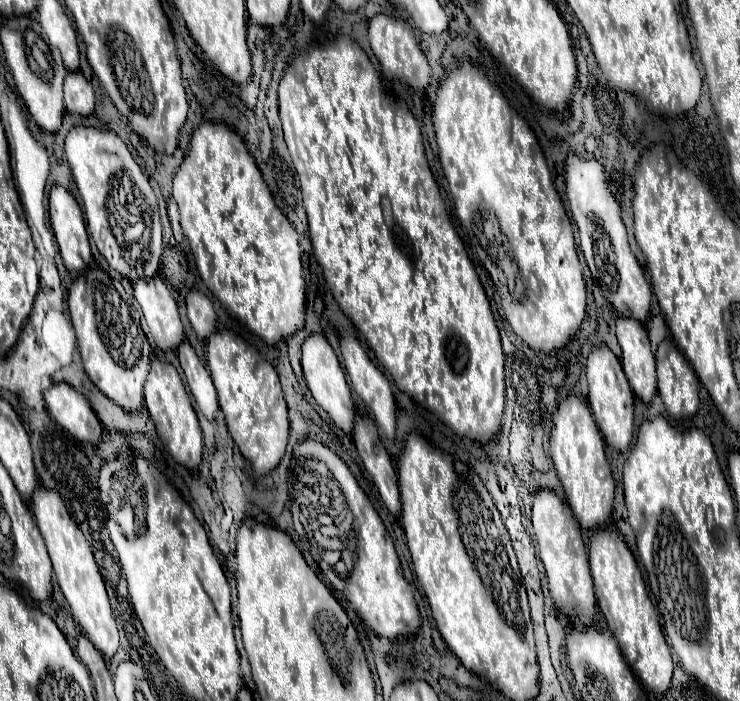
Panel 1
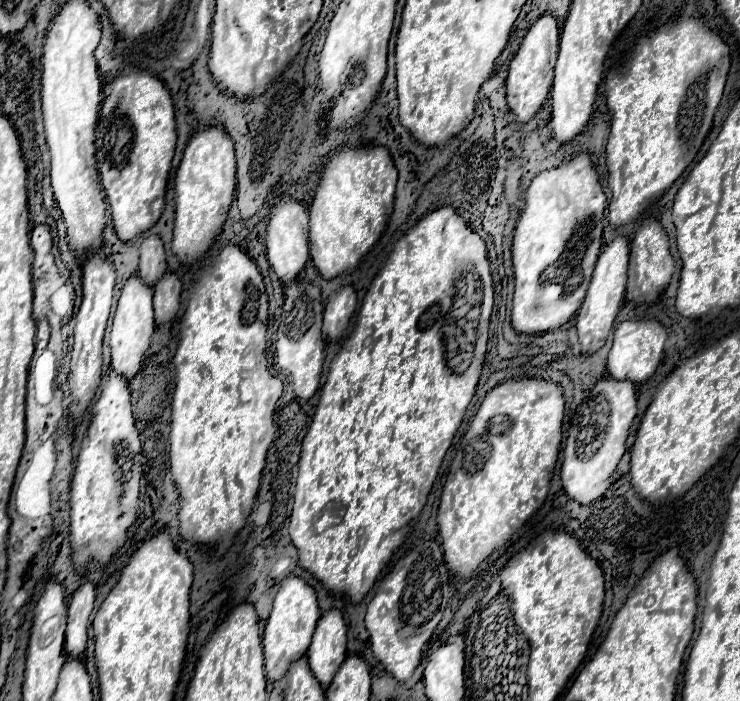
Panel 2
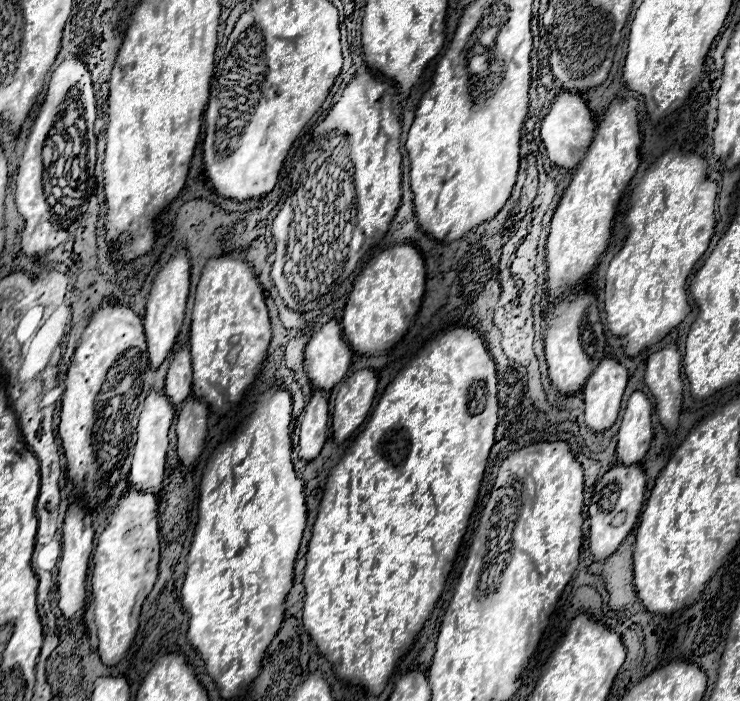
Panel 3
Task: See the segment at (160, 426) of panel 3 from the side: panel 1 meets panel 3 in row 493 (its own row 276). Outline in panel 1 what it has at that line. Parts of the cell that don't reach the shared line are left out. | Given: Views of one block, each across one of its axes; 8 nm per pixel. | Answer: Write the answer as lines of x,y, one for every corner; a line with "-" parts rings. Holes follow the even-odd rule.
140,278
132,286
134,298
142,308
142,314
158,348
176,348
184,340
184,328
178,314
178,304
162,278

